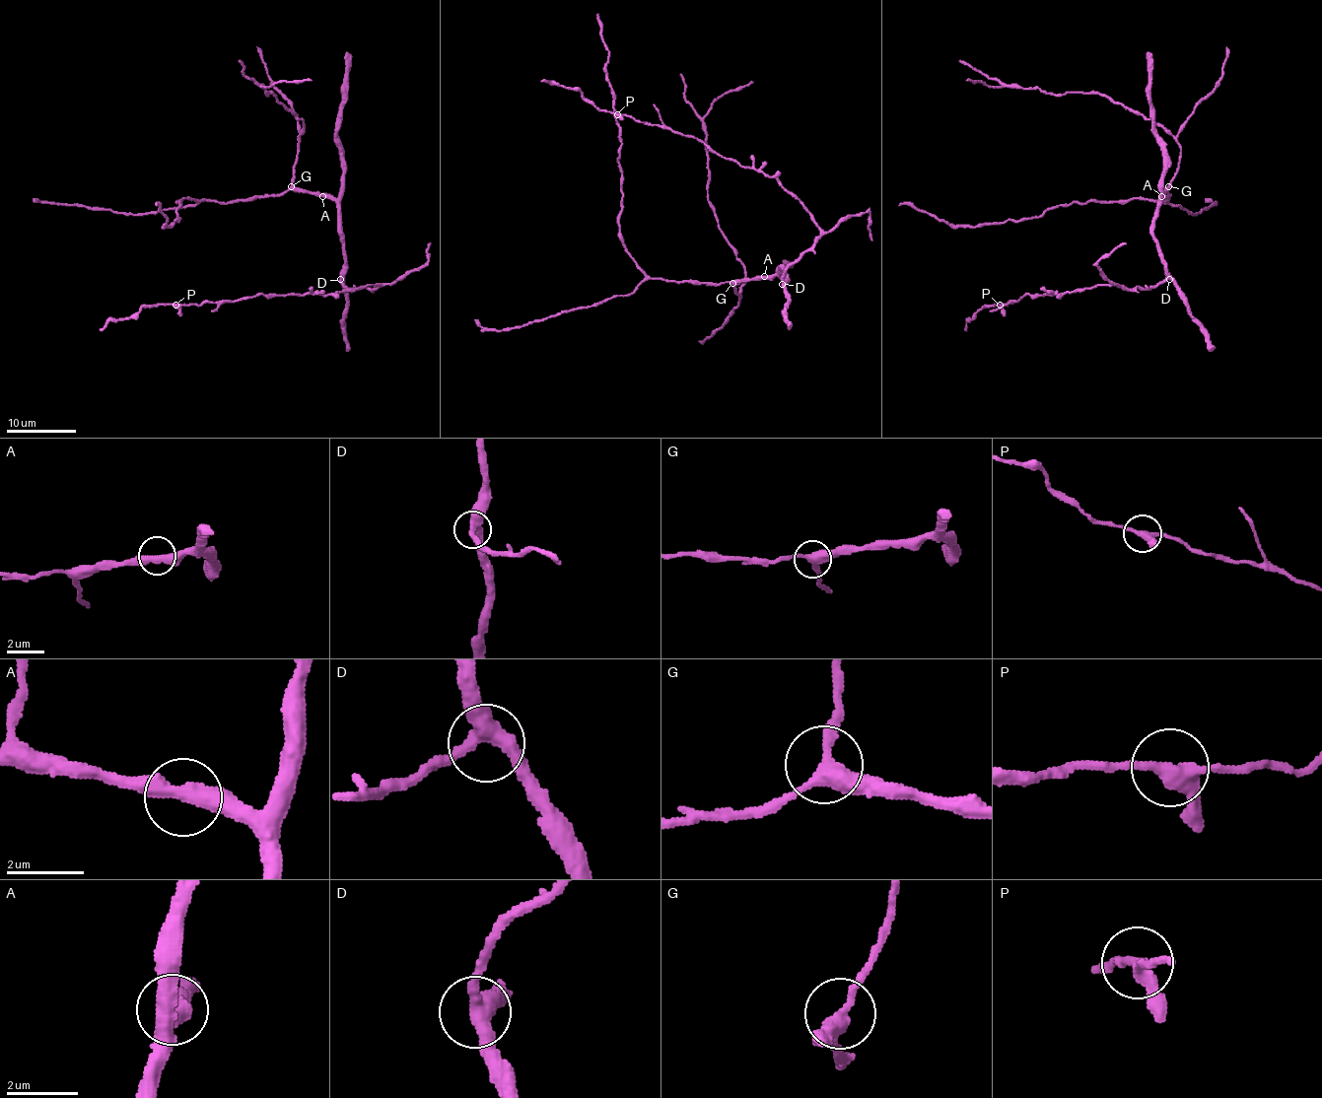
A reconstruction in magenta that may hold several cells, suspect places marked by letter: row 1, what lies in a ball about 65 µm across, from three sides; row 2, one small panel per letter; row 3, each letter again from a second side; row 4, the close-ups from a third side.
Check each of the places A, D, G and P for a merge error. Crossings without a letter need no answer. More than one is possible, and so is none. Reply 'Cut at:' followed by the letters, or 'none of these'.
Cut at: none of these

